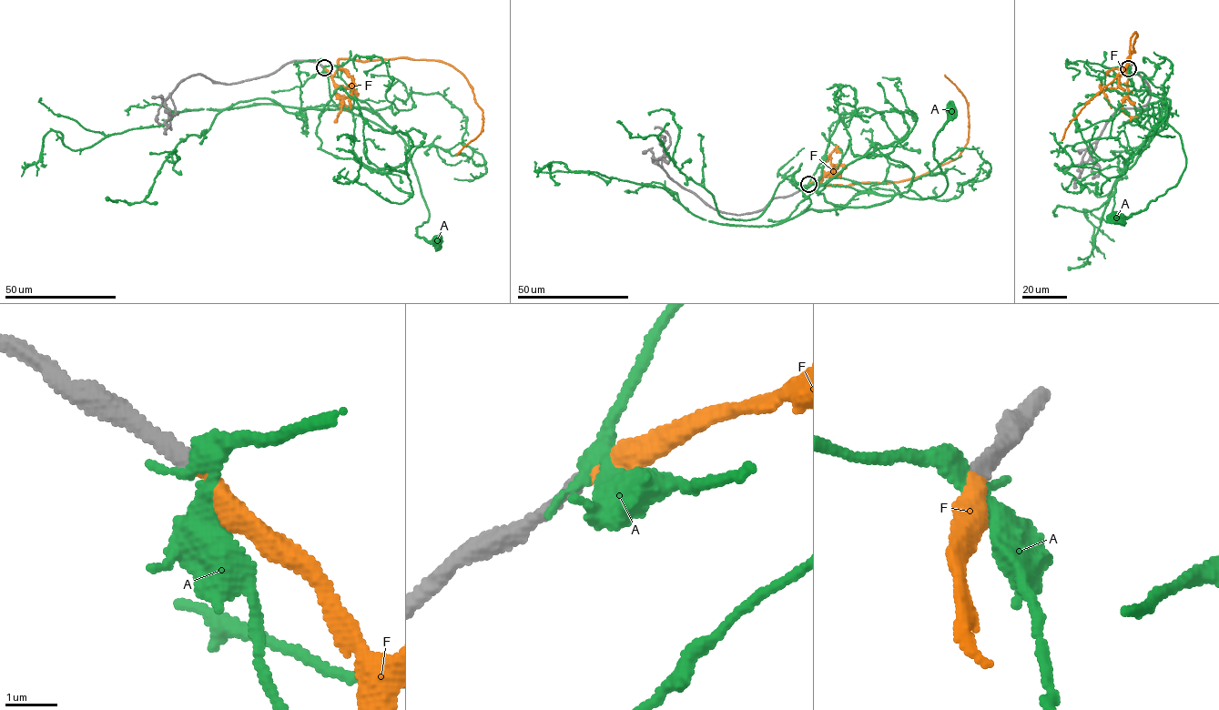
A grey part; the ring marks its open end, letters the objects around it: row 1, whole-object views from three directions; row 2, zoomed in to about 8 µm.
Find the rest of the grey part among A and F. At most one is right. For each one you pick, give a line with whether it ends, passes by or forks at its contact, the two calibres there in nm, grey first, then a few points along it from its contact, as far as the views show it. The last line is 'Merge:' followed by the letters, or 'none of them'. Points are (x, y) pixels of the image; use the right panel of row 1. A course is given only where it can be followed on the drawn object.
F: it ends | 280/280 nm | via (1128, 68), (1136, 32), (1127, 67), (1088, 102), (1061, 140)
Merge: F

